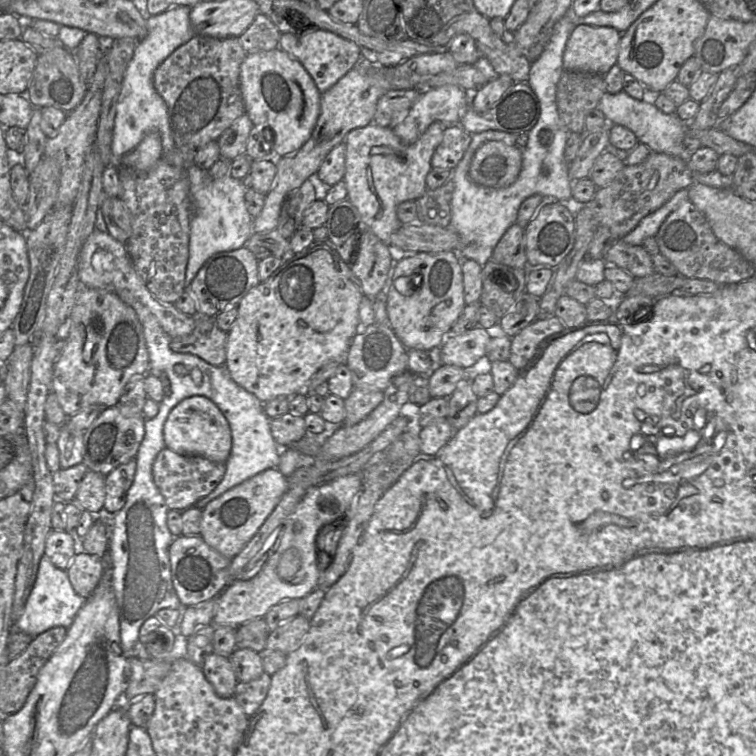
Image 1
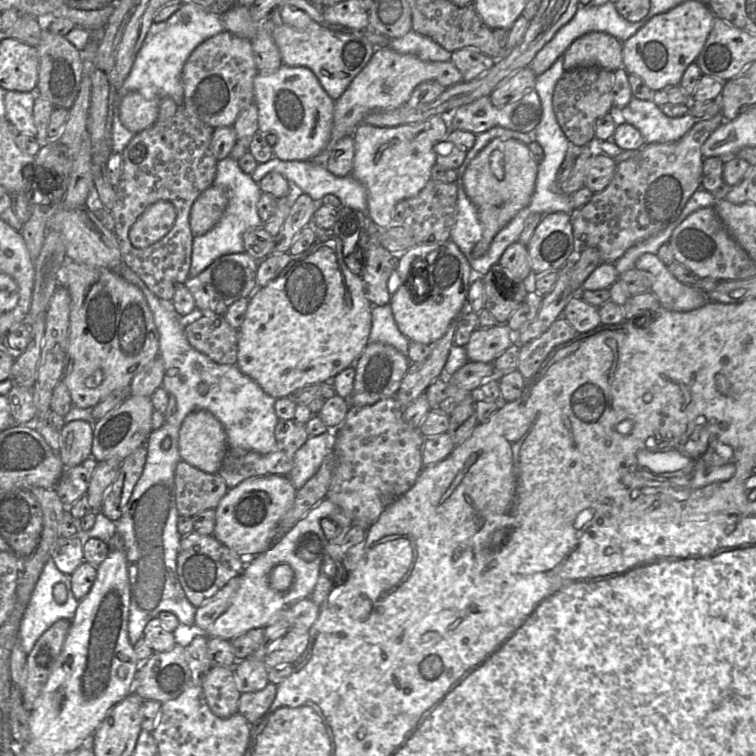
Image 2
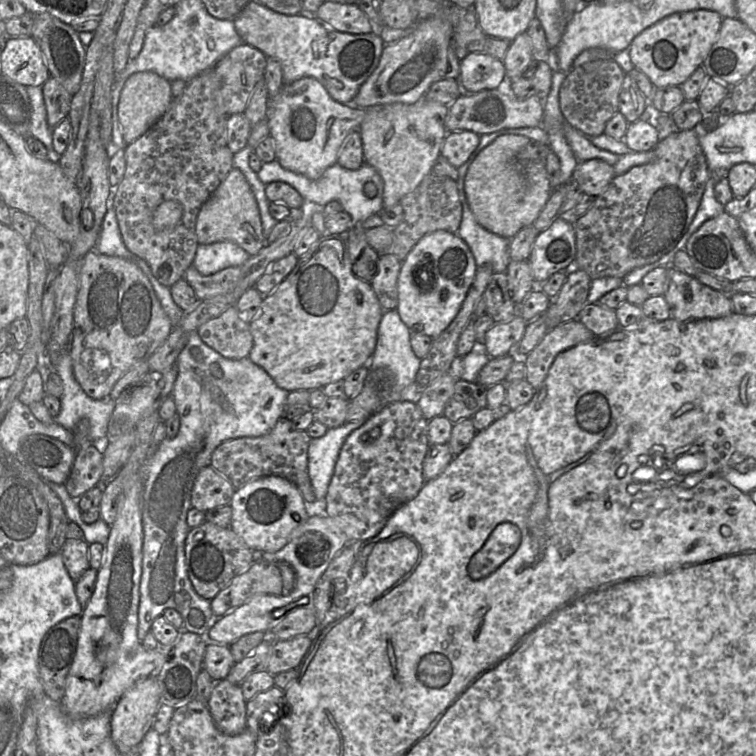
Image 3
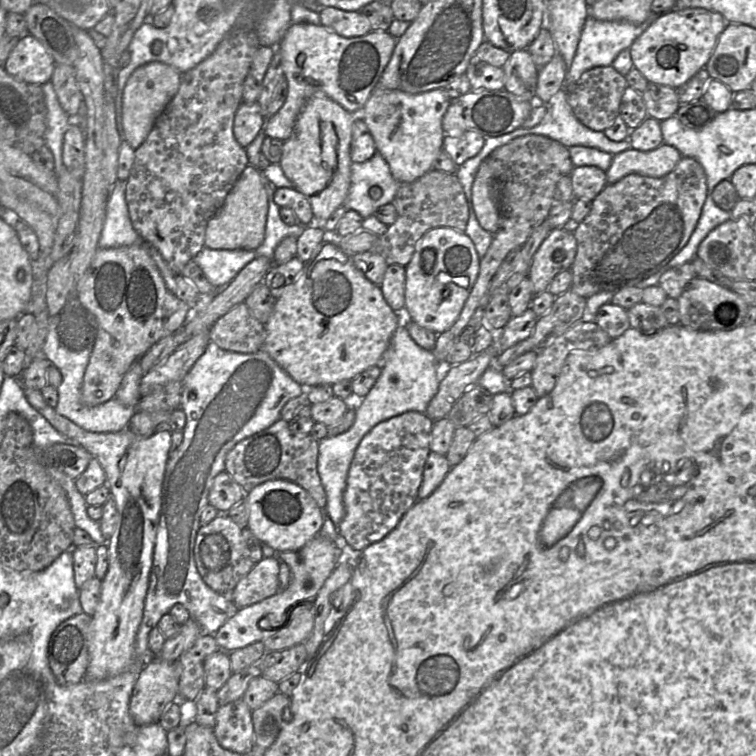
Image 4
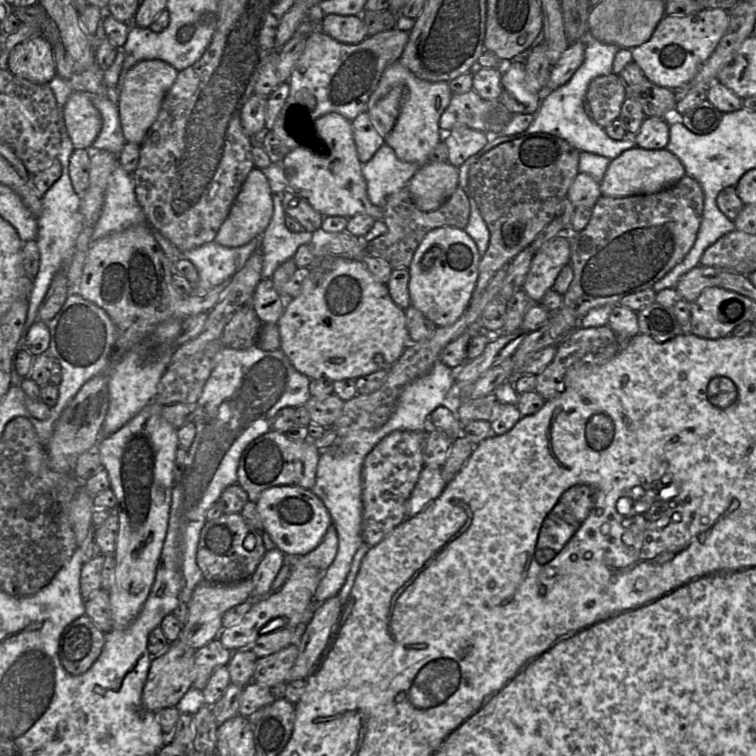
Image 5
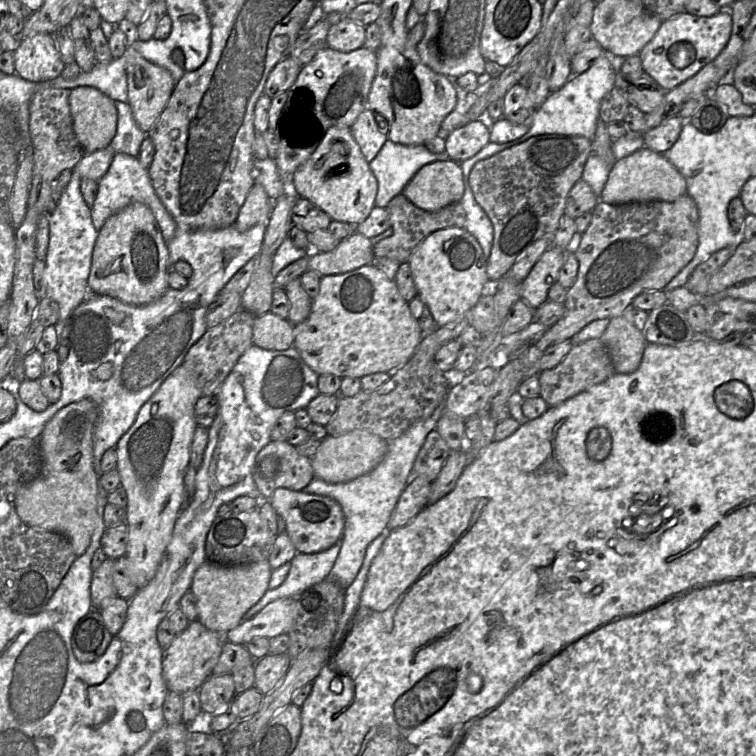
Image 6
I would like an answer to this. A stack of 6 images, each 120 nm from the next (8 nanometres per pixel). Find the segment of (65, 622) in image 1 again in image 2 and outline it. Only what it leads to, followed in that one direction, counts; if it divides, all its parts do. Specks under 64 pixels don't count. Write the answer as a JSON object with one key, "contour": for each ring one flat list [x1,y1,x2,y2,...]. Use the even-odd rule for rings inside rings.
{"contour":[[50,557,42,569,20,623,18,638,23,651,28,654,39,637,56,621,61,619,72,621,79,602,73,594,70,576,59,571,54,560],[58,583,64,584,67,589,67,600,64,604,58,604,53,596,53,588]]}

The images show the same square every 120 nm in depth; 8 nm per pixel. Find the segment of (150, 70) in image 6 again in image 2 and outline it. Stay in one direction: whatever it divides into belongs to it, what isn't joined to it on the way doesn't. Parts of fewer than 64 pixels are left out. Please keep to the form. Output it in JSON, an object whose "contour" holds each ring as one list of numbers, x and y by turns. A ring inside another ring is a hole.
{"contour":[[129,92,119,99,119,117,123,126,138,134,154,125,158,118,160,99,147,99,139,92]]}

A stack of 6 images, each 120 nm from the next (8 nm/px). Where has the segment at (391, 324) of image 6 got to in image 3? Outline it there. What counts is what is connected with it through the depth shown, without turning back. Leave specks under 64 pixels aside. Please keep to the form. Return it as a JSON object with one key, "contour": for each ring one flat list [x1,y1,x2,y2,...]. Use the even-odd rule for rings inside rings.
{"contour":[[325,235,321,237,305,255,299,257,295,268,286,277,286,279,271,294,264,296,258,316,250,323,253,347,248,358,253,363,263,368,278,387,288,392,297,390,312,391,318,388,322,389,330,383,343,381,356,369,369,364,376,347,378,326,384,312,385,310,383,310,380,305,370,283,361,280,353,273,348,246,346,243,346,236]]}

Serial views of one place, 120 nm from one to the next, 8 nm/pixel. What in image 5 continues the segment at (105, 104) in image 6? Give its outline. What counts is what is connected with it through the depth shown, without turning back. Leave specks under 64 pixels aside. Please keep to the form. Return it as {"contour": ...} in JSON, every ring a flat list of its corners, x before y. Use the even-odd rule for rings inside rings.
{"contour":[[81,90,74,91,63,110,67,133,73,147,91,150,103,125,101,114,94,106,91,94]]}

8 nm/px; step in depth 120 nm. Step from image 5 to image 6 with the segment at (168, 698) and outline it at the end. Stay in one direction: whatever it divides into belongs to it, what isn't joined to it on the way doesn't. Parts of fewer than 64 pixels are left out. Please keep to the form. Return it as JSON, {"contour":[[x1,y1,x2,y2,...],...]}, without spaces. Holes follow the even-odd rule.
{"contour":[[199,620,189,623,186,629,176,635,170,645,163,650,162,676,169,691,184,694,198,690,212,675,221,655,225,635,207,629]]}

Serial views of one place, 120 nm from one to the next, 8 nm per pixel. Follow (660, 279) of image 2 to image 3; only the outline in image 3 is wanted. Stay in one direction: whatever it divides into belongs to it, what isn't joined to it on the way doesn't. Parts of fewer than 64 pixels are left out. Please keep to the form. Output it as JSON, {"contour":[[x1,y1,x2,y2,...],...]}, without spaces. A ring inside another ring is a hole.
{"contour":[[668,267,669,284,664,298,669,304,671,318,678,321,716,319,732,314,733,304,730,296,723,294,699,282,694,276,685,274,679,269]]}

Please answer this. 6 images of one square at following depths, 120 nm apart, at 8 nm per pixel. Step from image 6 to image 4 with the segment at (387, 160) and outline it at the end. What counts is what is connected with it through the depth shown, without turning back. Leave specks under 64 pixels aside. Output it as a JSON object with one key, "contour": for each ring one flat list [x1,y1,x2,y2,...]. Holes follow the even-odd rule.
{"contour":[[376,152,366,162,352,162,350,188,343,207,356,211,366,219,381,206,391,203,399,187,400,183,392,176,388,163],[373,186,382,189,382,196,378,200,369,196,369,189]]}

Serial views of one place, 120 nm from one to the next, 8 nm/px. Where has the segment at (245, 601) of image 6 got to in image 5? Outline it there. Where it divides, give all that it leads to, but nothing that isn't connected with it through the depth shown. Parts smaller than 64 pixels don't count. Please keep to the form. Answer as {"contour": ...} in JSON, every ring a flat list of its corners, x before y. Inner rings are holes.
{"contour":[[251,578,231,584,216,584,205,580,200,582,187,603,188,619,182,626,178,640,197,650,218,638,223,629,222,617,224,613,230,608,247,601,252,594,253,583]]}

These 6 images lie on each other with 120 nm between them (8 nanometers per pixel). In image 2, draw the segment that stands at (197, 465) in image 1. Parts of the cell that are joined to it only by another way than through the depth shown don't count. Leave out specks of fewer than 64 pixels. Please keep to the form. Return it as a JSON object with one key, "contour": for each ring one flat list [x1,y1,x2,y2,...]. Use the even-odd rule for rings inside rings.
{"contour":[[183,460,176,465,174,480,179,515,189,517,215,509,229,490,218,474,203,472]]}

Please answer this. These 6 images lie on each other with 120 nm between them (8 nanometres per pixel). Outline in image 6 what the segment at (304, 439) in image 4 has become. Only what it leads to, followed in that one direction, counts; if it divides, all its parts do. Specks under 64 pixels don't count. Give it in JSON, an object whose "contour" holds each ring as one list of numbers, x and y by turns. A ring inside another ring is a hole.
{"contour":[[271,440,257,454,252,470,253,480,260,492,261,501,269,501,278,488,302,491,314,478,311,459,300,455,288,441]]}

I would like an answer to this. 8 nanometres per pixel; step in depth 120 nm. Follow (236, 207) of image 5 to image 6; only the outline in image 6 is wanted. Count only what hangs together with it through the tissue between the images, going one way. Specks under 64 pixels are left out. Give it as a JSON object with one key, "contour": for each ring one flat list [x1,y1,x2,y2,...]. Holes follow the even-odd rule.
{"contour":[[254,183,234,223,239,232,246,232,259,223,267,223,275,201,267,195,264,187]]}

